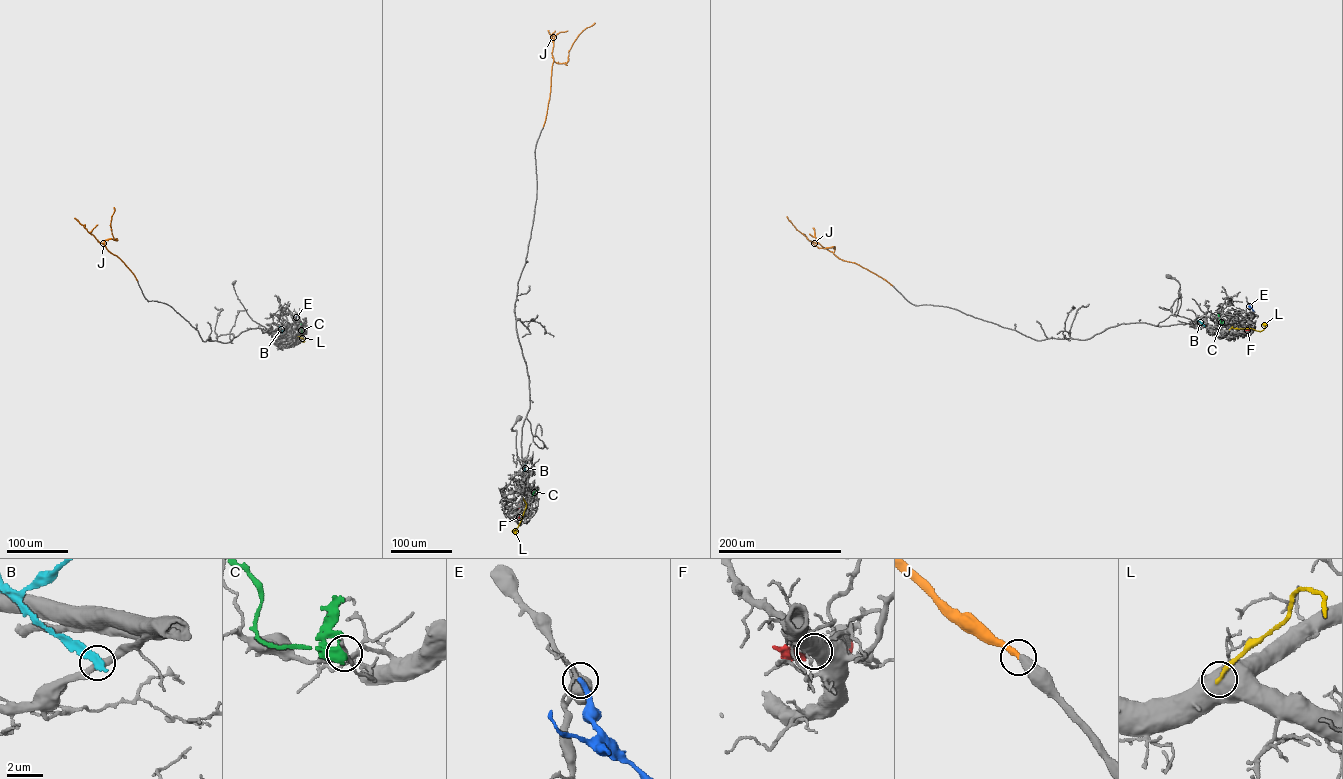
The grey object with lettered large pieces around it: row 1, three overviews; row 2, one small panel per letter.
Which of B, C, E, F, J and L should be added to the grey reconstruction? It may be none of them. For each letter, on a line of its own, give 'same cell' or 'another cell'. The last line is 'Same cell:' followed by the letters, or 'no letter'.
B: another cell
C: another cell
E: another cell
F: another cell
J: same cell
L: another cell
Same cell: J

